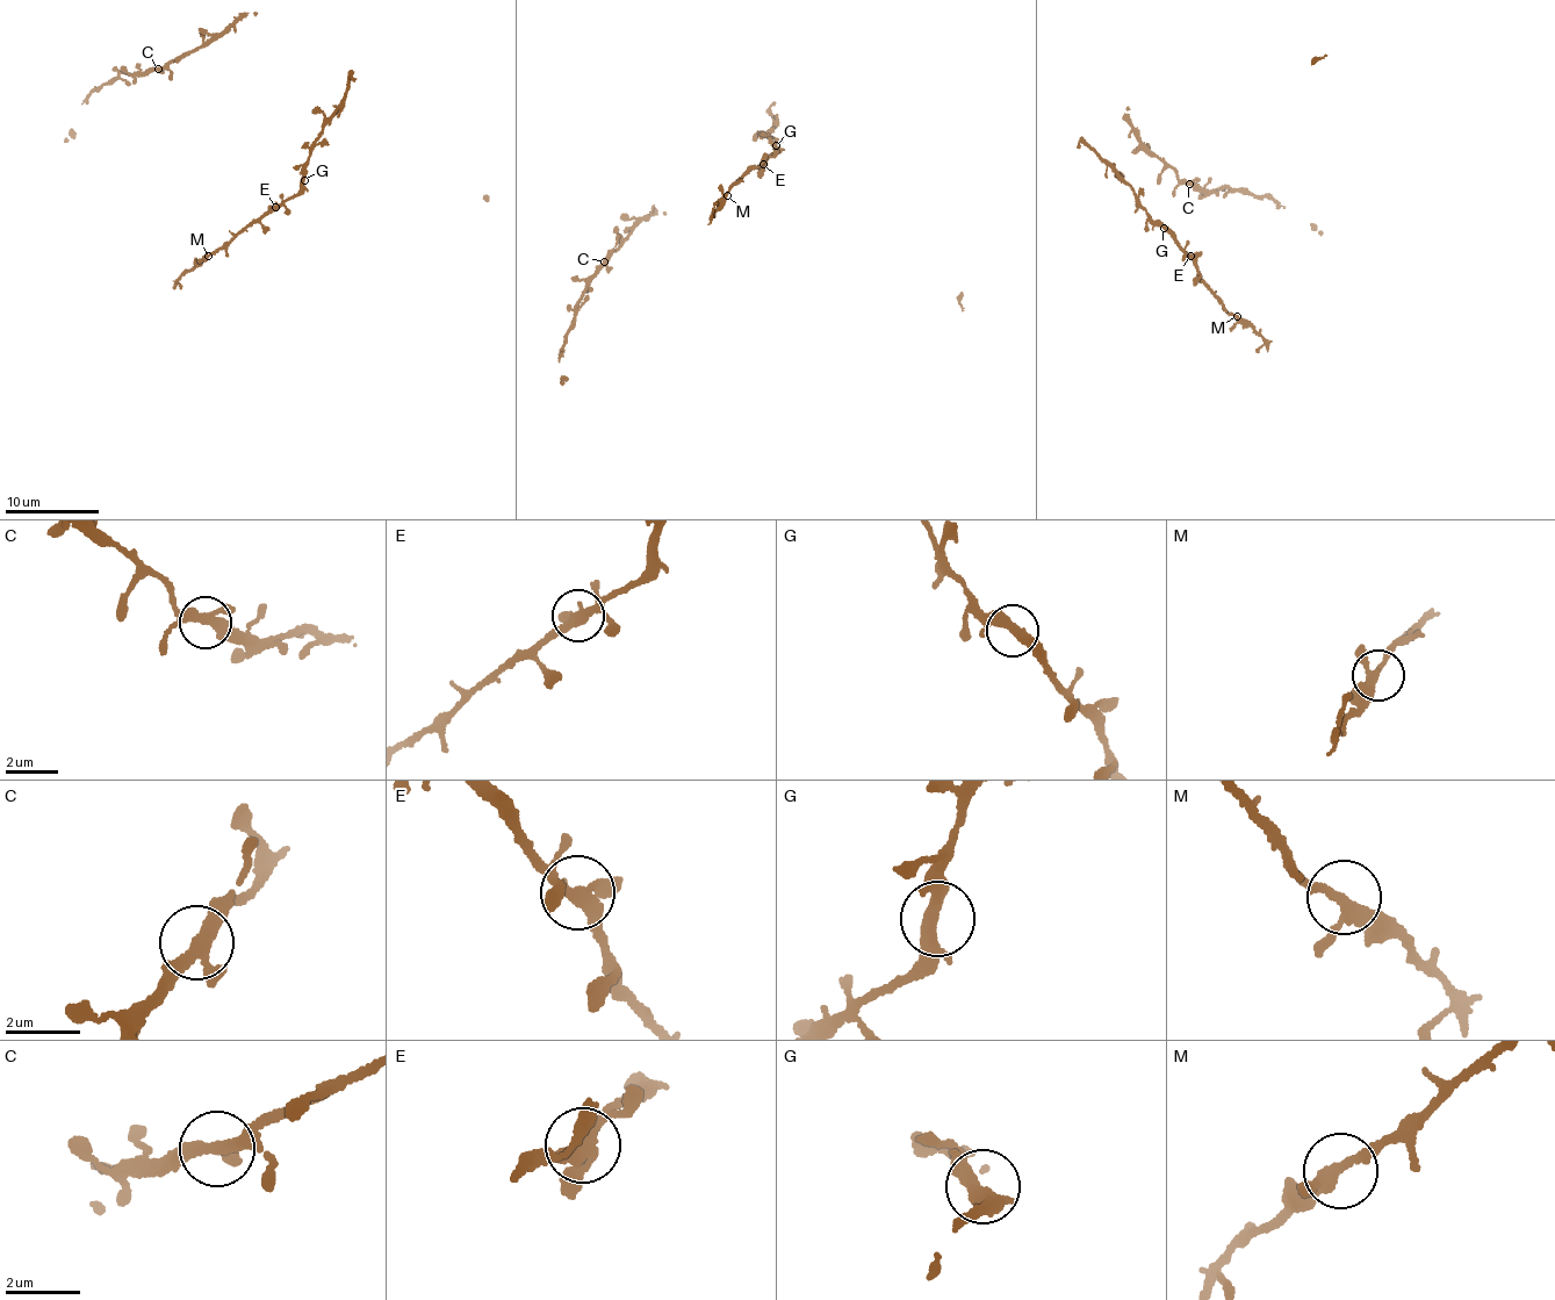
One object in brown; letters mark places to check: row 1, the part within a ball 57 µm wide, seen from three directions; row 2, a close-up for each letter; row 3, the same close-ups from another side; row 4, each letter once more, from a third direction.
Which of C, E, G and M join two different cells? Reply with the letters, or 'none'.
none

